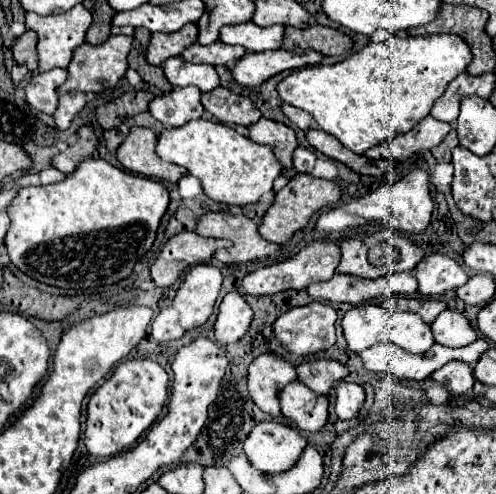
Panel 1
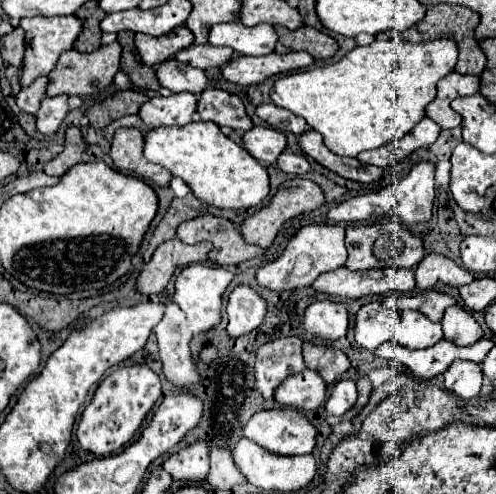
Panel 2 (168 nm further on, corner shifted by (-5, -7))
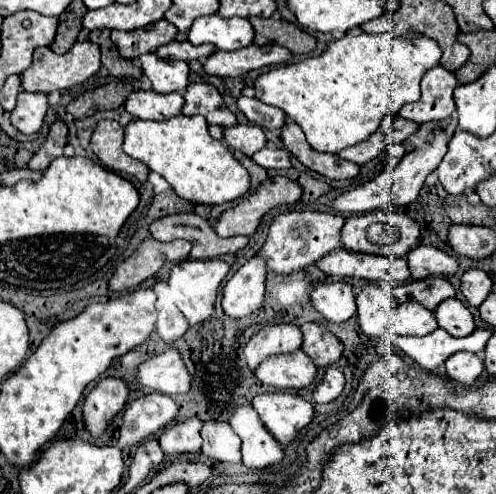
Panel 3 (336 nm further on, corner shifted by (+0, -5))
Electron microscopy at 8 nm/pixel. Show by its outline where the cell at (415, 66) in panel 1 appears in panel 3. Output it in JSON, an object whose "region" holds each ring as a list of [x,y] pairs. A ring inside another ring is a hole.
{"region":[[[391,31],[385,33],[345,33],[341,39],[331,41],[319,57],[307,57],[297,63],[287,63],[255,79],[255,97],[267,105],[279,107],[289,119],[293,119],[305,133],[309,145],[317,151],[339,153],[349,145],[365,141],[377,127],[381,127],[387,115],[393,115],[401,105],[417,101],[421,95],[419,83],[425,71],[439,65],[441,49],[433,39],[407,39]]]}

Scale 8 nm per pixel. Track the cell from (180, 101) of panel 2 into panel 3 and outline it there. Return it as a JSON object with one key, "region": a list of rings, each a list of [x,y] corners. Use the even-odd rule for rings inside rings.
{"region":[[[133,91],[127,101],[125,109],[135,119],[155,119],[163,121],[175,117],[183,107],[181,93],[155,93],[155,91]]]}

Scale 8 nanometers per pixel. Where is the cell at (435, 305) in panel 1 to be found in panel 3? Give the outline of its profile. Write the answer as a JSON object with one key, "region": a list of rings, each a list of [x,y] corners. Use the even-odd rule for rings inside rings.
{"region":[[[435,275],[419,281],[409,281],[407,285],[393,285],[391,293],[399,303],[417,301],[431,311],[435,311],[443,299],[455,297],[453,285],[445,277],[435,277]]]}

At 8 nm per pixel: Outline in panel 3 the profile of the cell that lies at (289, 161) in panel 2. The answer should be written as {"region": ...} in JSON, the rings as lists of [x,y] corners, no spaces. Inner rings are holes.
{"region":[[[263,147],[261,151],[257,151],[255,155],[251,155],[251,159],[265,167],[265,169],[289,169],[291,161],[289,161],[289,151],[287,149],[277,149],[277,147]]]}

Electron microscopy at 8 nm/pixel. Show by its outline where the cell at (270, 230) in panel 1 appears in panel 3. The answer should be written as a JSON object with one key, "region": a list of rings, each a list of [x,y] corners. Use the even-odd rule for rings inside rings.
{"region":[[[287,177],[265,179],[257,191],[245,195],[235,207],[223,211],[213,225],[213,231],[221,237],[253,235],[261,217],[279,205],[291,205],[301,197],[303,189]]]}

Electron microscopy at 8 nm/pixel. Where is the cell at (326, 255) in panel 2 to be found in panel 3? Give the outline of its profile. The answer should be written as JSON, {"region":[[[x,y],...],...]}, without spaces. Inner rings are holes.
{"region":[[[285,211],[277,215],[269,225],[269,235],[261,249],[267,259],[267,269],[287,275],[307,267],[309,263],[317,263],[321,257],[325,257],[325,253],[341,247],[343,221],[345,219],[341,215],[321,211]]]}

